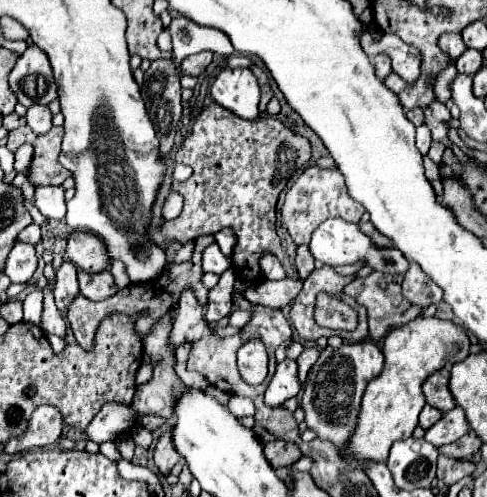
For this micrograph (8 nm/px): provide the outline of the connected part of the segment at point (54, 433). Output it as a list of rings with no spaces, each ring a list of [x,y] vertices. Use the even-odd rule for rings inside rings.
[[[41,405],[33,411],[27,431],[23,435],[17,435],[15,439],[9,439],[5,445],[5,453],[19,453],[35,447],[53,445],[61,437],[63,429],[63,417],[61,413],[51,405]]]

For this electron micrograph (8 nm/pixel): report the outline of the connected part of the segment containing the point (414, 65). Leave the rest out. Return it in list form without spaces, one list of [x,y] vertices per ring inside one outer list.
[[[369,31],[359,33],[359,43],[367,55],[377,55],[377,53],[389,55],[393,61],[393,73],[403,77],[407,85],[413,85],[419,79],[421,73],[419,49],[403,43],[395,35],[383,35],[379,41],[375,41]]]

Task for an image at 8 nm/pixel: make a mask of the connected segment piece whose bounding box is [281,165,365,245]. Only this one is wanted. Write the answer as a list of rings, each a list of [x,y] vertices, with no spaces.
[[[309,165],[299,179],[291,185],[285,197],[285,205],[281,209],[281,223],[289,231],[295,245],[309,245],[311,233],[329,217],[341,217],[351,223],[359,223],[361,215],[365,213],[363,205],[353,201],[347,195],[347,187],[339,169],[321,169],[317,165]]]

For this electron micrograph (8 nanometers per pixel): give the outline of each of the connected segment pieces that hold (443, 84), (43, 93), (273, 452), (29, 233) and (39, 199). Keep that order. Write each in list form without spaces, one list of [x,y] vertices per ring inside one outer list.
[[[451,60],[447,69],[444,69],[438,75],[434,85],[434,93],[436,96],[436,100],[438,102],[446,104],[446,102],[450,99],[451,97],[450,84],[452,83],[453,79],[456,77],[457,73],[458,72],[456,66],[453,60]]]
[[[33,43],[25,53],[19,55],[15,67],[11,69],[9,87],[15,93],[17,101],[25,107],[49,105],[49,101],[57,99],[57,87],[53,81],[49,59]]]
[[[271,441],[265,445],[265,457],[275,469],[279,469],[279,467],[291,467],[295,461],[299,461],[301,451],[295,443]]]
[[[31,223],[17,236],[16,242],[24,242],[36,245],[41,240],[41,228],[35,223]]]
[[[35,187],[35,205],[49,219],[65,219],[63,187]]]

